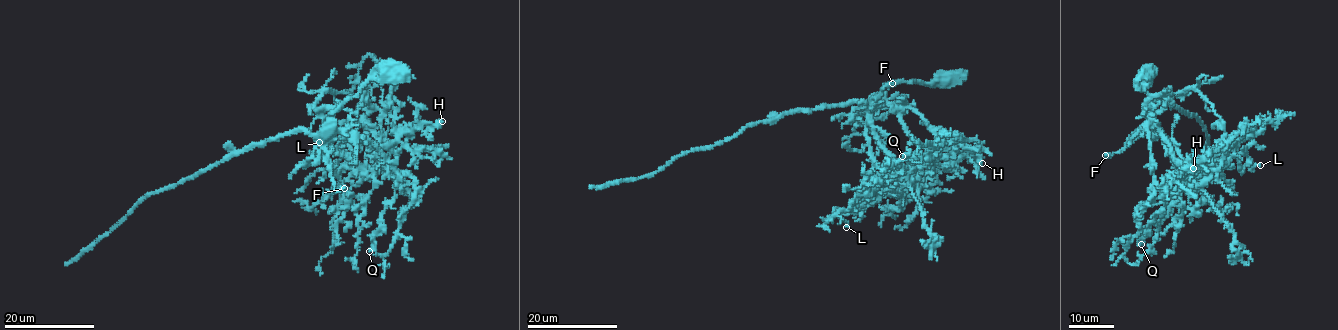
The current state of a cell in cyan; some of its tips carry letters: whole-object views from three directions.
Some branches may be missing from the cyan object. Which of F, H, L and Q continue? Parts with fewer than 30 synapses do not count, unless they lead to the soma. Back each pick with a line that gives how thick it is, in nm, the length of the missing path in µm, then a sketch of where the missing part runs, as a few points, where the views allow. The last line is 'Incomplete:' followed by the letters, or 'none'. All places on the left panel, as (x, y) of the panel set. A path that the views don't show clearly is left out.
Incomplete: none

